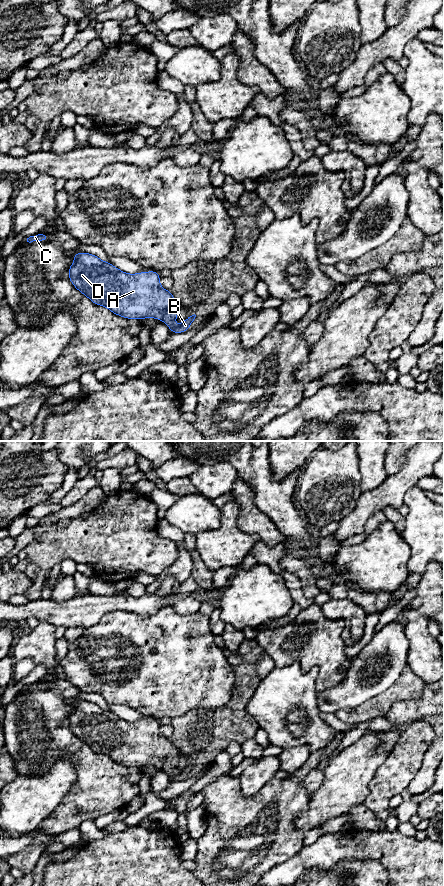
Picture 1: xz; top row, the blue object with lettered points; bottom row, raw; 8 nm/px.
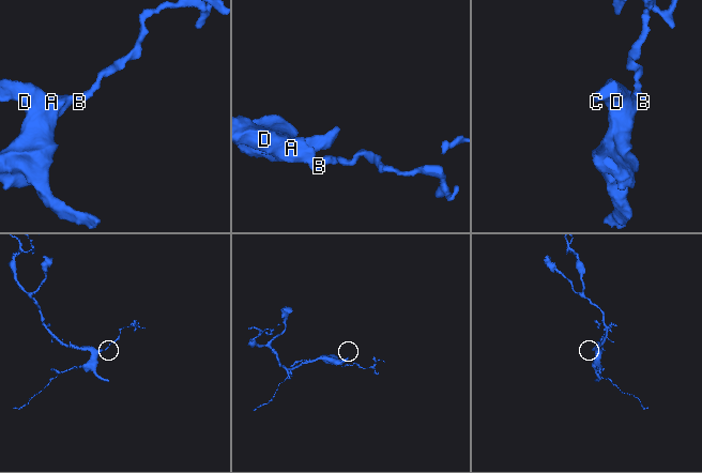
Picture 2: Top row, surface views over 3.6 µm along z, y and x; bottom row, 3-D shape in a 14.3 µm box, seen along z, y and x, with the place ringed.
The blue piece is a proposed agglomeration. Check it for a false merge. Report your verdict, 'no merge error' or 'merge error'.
no merge error

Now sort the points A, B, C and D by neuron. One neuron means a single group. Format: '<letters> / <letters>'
A B C D

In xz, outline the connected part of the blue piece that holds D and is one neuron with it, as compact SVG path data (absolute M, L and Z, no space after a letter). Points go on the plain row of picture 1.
M79 700L73 705L74 710L68 717L70 730L95 753L107 755L112 761L127 767L159 767L166 771L171 781L183 781L190 777L196 763L186 766L180 773L173 771L178 764L178 751L170 738L160 734L158 720L127 722L90 701Z

